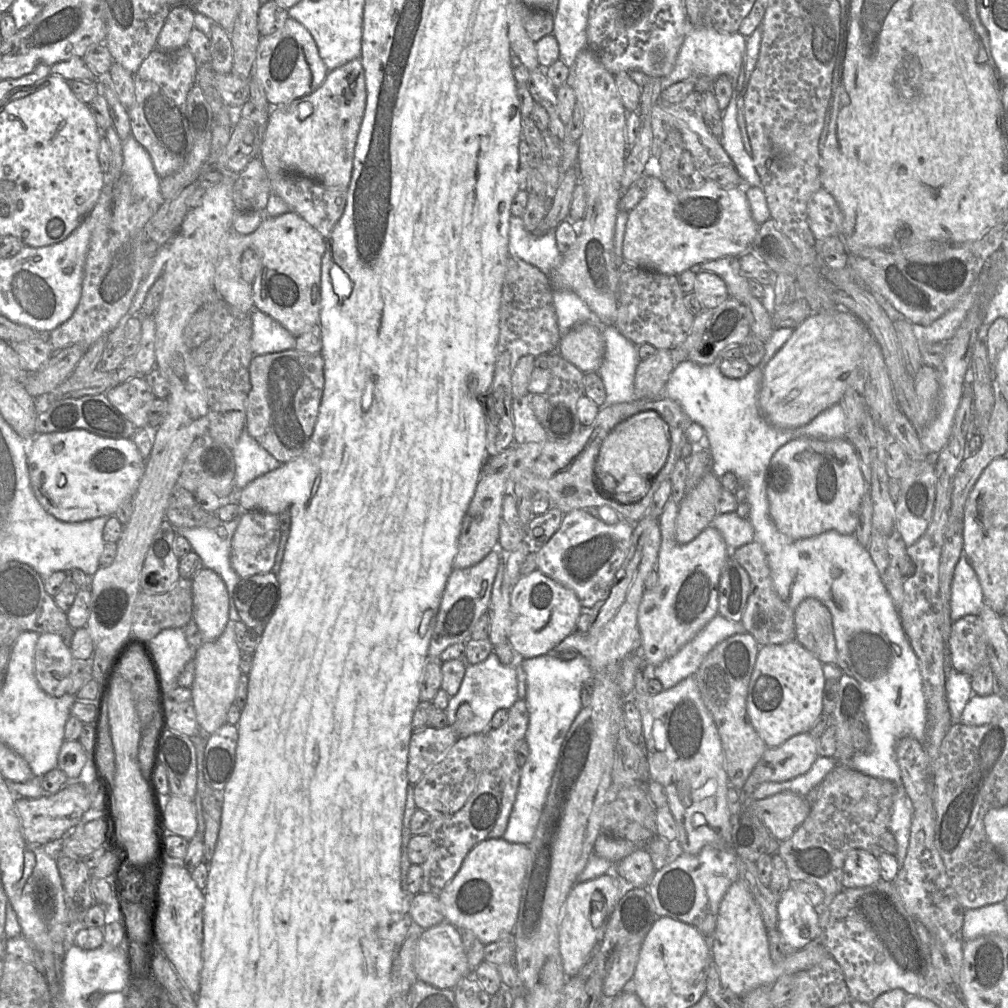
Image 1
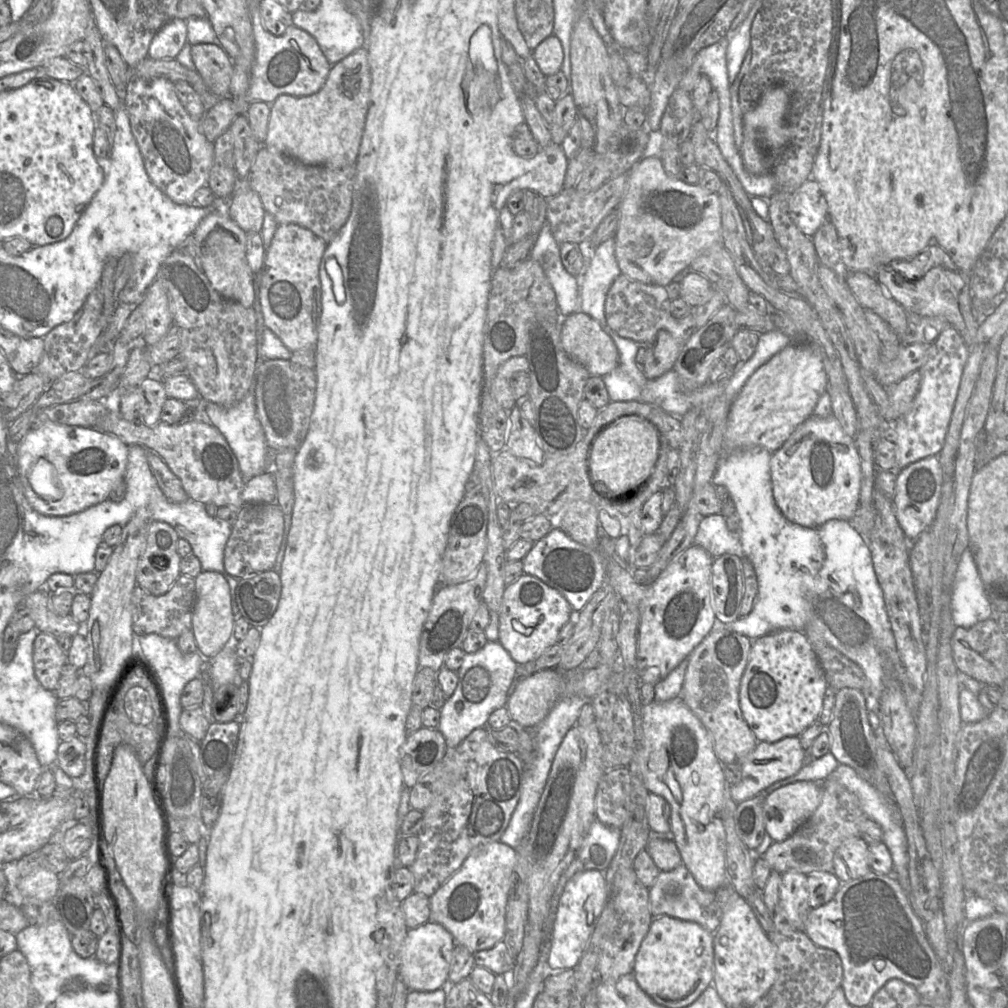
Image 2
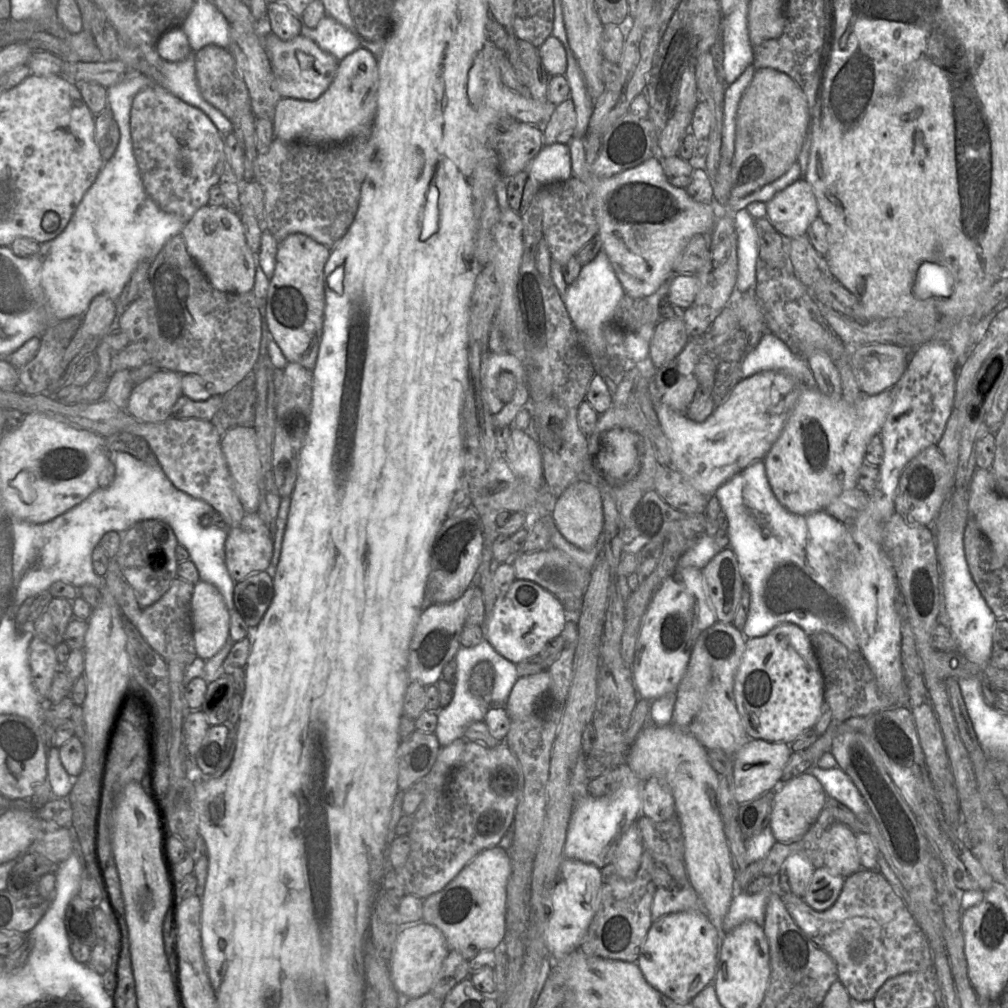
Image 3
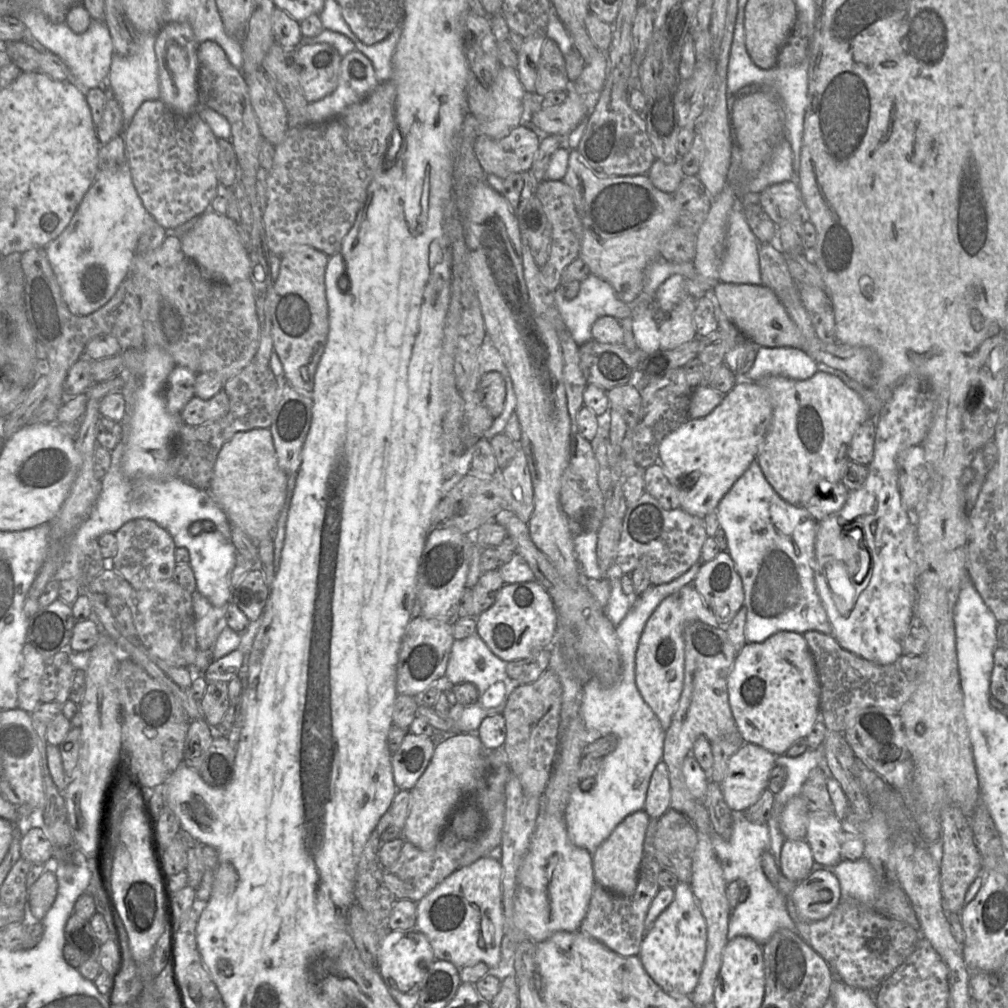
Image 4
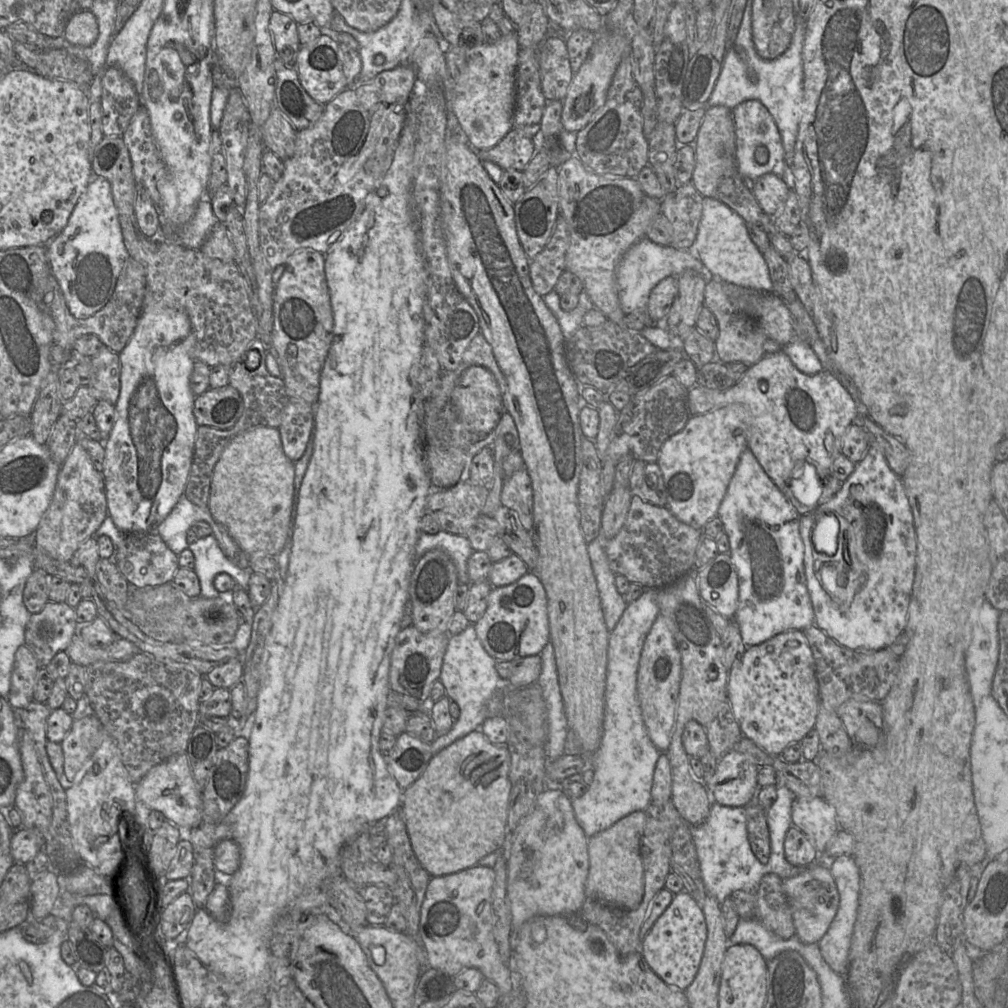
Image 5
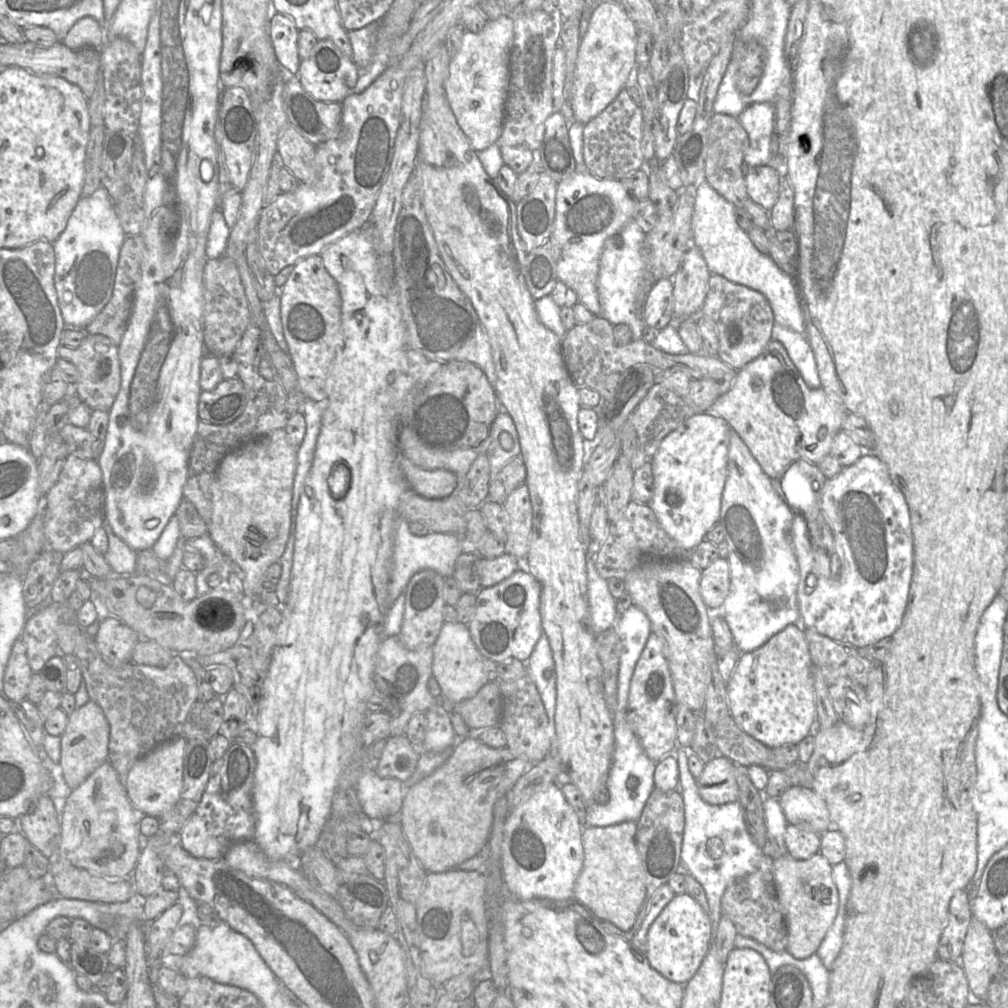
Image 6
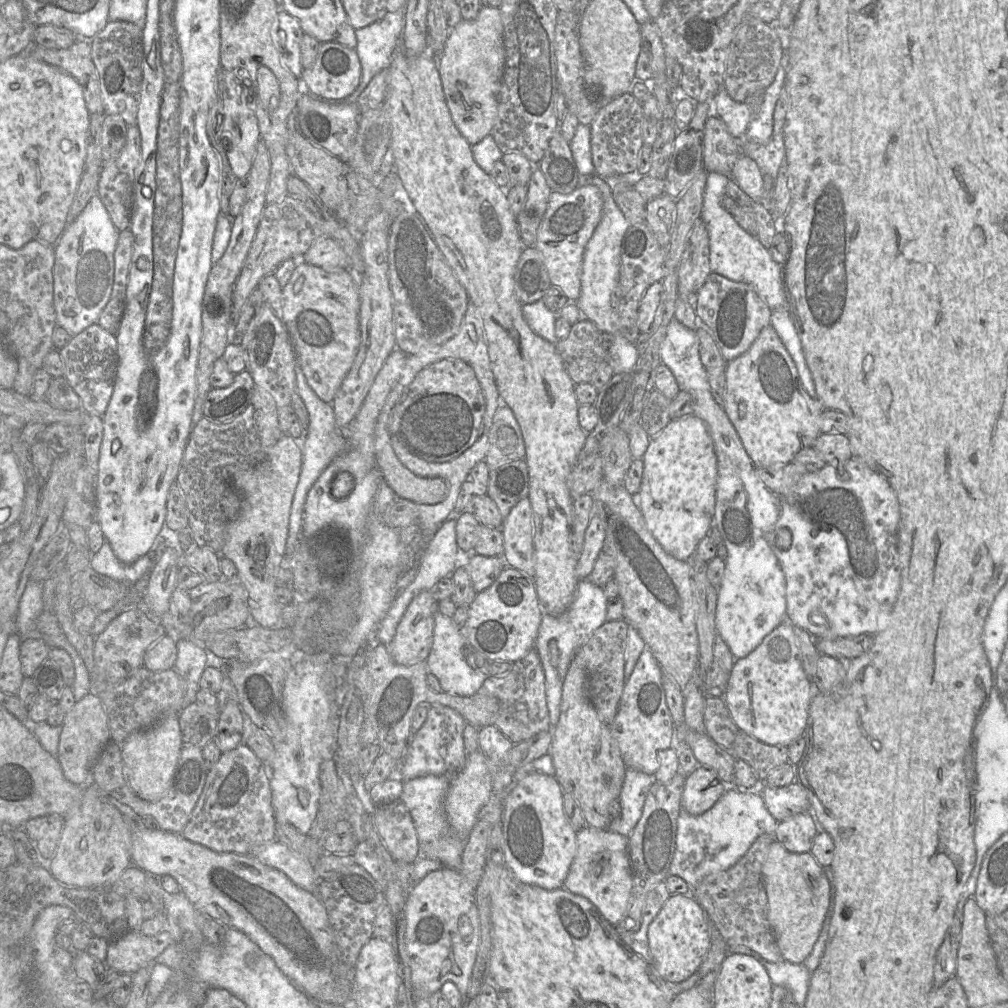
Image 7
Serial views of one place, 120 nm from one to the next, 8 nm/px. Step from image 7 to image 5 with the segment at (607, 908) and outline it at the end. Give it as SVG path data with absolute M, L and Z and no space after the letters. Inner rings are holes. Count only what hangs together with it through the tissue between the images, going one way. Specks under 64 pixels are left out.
M635 811L608 829L588 838L589 872L585 883L586 897L596 897L605 904L626 910L639 906L644 894L640 844L645 823L645 811Z

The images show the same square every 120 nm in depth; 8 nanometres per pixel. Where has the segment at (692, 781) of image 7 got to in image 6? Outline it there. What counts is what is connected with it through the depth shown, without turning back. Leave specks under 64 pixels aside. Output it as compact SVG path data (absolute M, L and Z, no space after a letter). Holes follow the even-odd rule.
M723 755L704 764L704 770L696 779L700 797L710 805L722 805L739 801L737 765Z

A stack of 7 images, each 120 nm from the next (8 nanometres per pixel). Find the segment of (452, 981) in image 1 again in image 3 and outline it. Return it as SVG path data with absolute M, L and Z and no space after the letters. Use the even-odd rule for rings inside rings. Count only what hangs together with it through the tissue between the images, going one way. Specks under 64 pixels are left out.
M419 922L420 924L399 930L389 961L390 976L395 989L409 999L431 991L442 962L449 952L443 932L430 923Z

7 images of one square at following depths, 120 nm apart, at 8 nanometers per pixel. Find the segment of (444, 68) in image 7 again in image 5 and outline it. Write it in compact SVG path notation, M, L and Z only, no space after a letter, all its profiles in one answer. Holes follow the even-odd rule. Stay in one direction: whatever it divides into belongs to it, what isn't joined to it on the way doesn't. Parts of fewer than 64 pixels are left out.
M517 33L502 35L494 44L484 44L477 53L468 57L465 70L454 81L450 92L450 109L456 115L466 135L466 142L474 150L485 150L496 146L513 129L519 48Z

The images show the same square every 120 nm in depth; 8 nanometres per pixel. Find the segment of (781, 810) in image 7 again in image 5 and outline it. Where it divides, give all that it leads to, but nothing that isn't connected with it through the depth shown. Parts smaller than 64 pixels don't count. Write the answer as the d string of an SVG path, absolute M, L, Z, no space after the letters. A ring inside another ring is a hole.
M822 796L797 797L792 806L793 826L801 830L820 853L825 853L829 842L840 828L838 817L833 805L829 804Z

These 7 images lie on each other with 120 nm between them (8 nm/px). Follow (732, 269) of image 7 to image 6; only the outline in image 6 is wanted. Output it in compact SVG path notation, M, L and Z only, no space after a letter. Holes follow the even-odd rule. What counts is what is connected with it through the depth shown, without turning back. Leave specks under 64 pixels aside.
M706 180L695 191L692 244L702 253L711 274L762 293L768 300L775 323L771 339L780 342L809 388L821 387L814 353L806 337L806 326L798 286L793 276L782 271L768 254L761 253L747 232L737 224L735 206L713 189Z

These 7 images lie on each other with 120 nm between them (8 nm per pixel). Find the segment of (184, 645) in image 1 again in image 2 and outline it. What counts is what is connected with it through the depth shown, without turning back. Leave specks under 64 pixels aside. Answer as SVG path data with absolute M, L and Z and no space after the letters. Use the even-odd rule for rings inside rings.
M133 633L132 651L142 655L153 667L159 678L169 711L169 737L185 739L186 741L186 735L188 734L182 730L179 724L179 717L183 710L180 704L180 696L185 685L192 679L201 676L204 672L204 665L208 661L204 660L204 658L212 657L205 657L199 650L197 650L197 652L184 654L177 647L176 639L163 637L154 633L143 636L138 636Z

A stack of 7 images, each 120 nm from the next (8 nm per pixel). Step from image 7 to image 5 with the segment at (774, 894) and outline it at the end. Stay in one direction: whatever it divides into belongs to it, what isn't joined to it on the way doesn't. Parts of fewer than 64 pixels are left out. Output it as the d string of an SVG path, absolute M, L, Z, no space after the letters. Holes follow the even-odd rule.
M815 864L803 873L783 880L791 906L795 934L806 944L819 943L839 908L839 893L830 869Z

